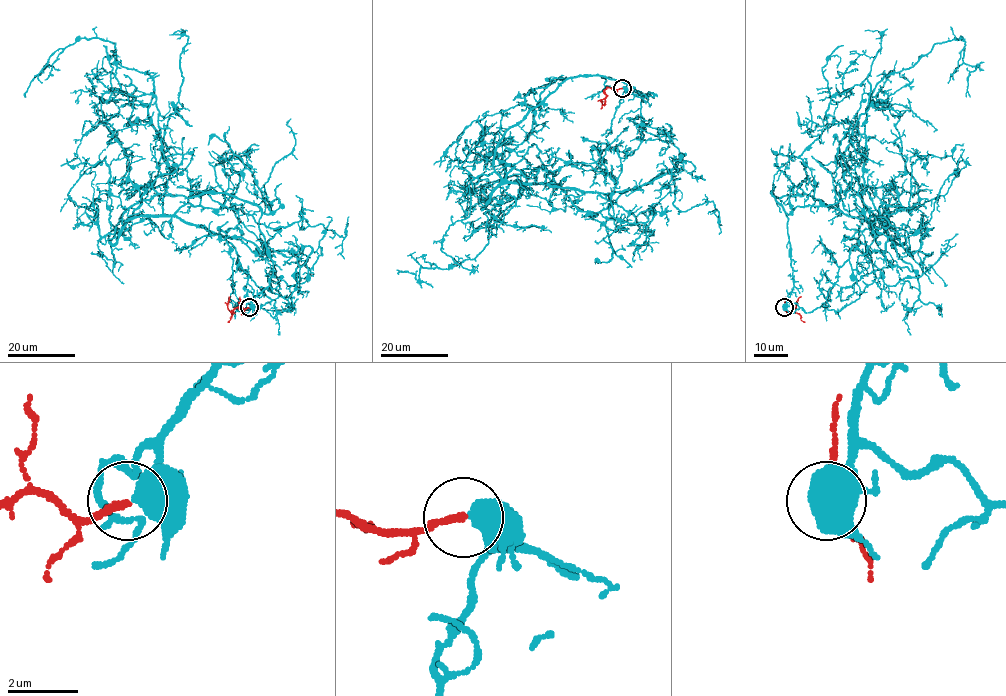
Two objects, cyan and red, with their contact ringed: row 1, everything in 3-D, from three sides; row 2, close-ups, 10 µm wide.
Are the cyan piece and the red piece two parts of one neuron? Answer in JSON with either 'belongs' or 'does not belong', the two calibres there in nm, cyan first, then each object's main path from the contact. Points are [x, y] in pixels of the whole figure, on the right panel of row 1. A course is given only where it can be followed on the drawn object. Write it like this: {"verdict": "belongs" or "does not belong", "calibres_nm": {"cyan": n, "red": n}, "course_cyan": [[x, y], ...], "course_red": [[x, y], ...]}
{"verdict": "belongs", "calibres_nm": {"cyan": 650, "red": 200}, "course_cyan": [[784, 307], [788, 218], [772, 193], [873, 220], [863, 177], [873, 89], [961, 38], [976, 68], [970, 97]], "course_red": [[784, 307], [786, 311], [794, 312], [801, 297]]}

